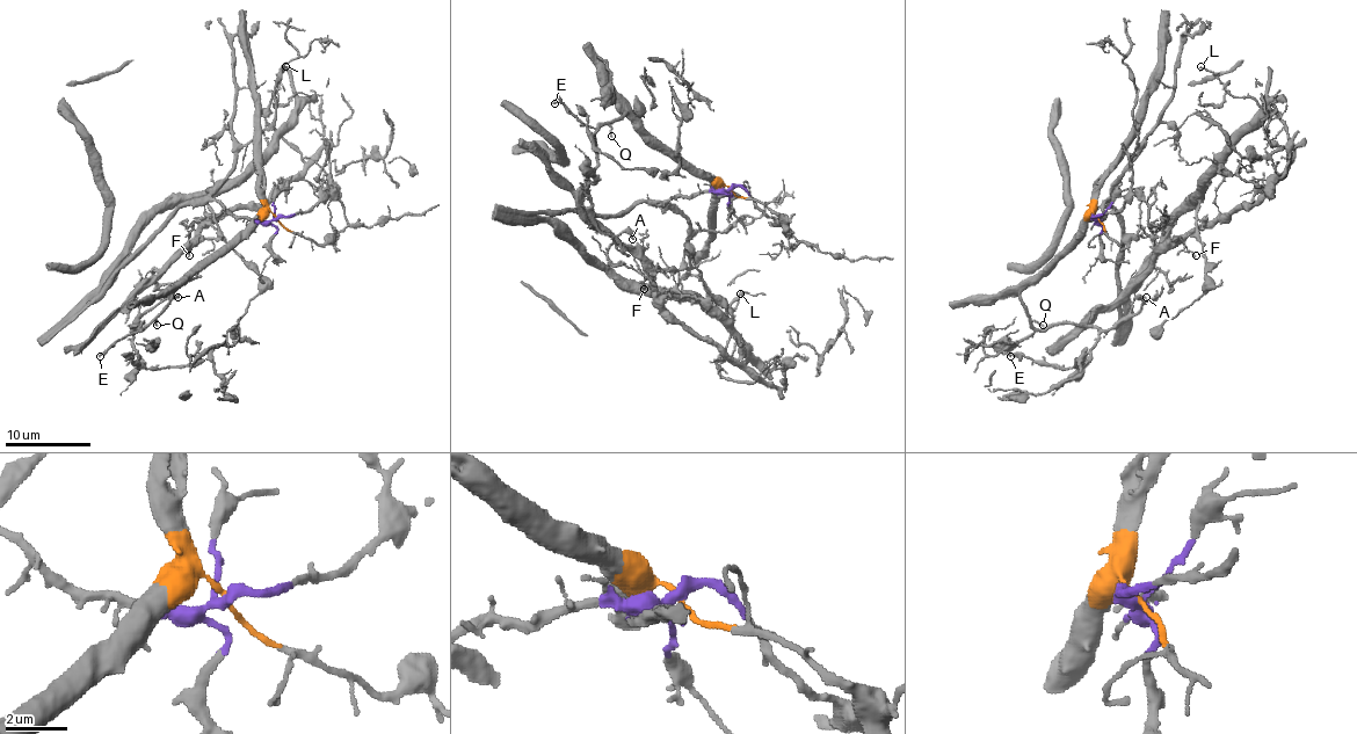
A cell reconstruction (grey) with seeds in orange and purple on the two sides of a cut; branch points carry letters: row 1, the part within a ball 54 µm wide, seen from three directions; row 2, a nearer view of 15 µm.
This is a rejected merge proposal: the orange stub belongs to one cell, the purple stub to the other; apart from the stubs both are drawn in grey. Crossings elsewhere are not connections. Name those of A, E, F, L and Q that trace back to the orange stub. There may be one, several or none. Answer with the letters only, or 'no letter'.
A, E, Q

